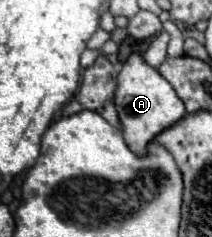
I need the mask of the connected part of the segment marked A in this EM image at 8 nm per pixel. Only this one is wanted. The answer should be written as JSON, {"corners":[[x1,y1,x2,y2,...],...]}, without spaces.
{"corners":[[132,54,124,62,118,74,118,88,114,102,124,140,128,148,134,150,134,154,146,154,146,146,158,134,162,134,162,130,168,130,170,126,174,126,174,122,180,122,186,116,184,102,176,96,170,82,162,78,156,68,148,66,140,54]]}

